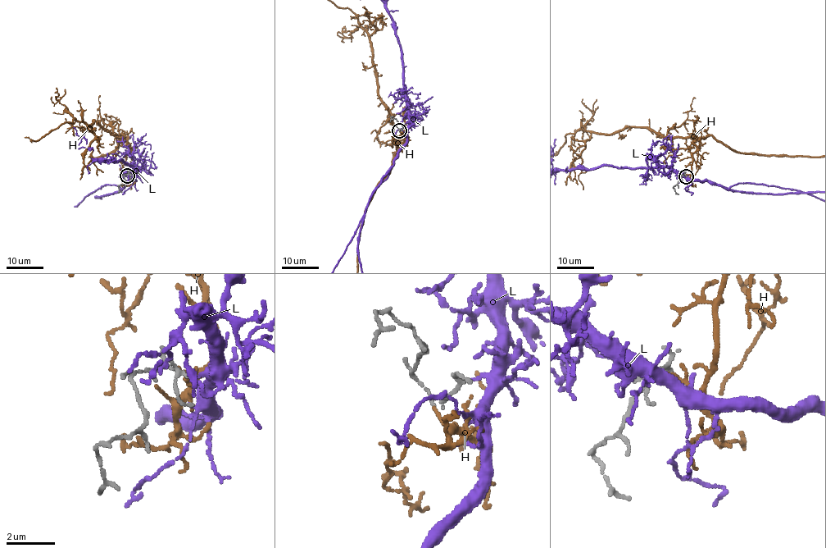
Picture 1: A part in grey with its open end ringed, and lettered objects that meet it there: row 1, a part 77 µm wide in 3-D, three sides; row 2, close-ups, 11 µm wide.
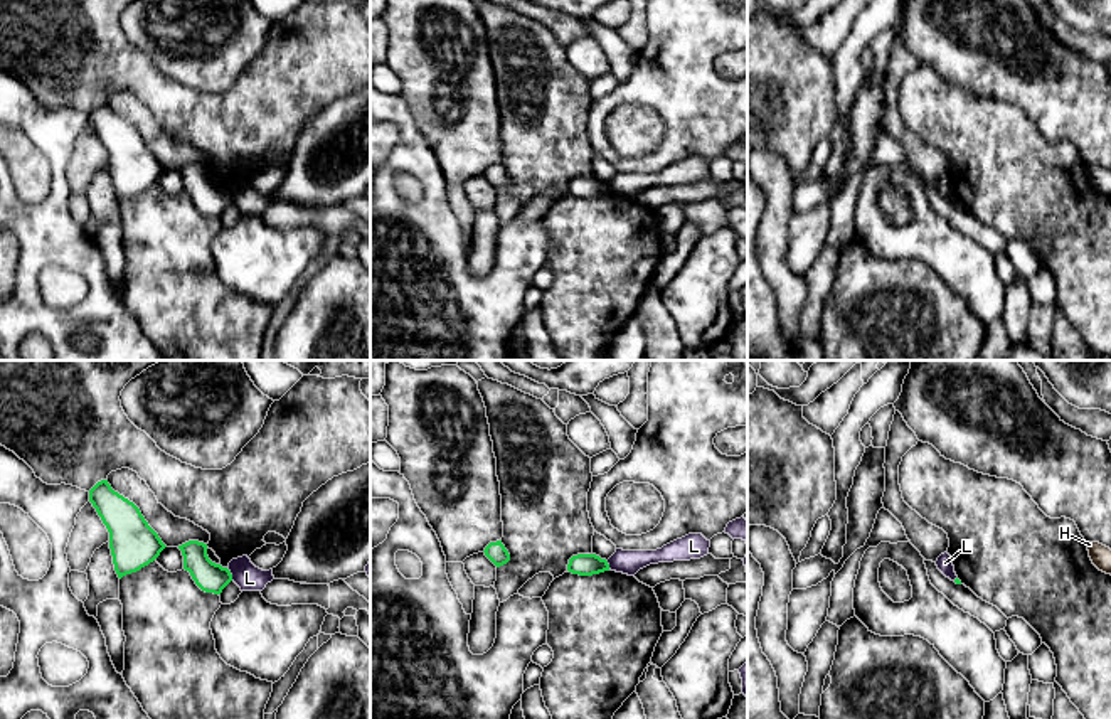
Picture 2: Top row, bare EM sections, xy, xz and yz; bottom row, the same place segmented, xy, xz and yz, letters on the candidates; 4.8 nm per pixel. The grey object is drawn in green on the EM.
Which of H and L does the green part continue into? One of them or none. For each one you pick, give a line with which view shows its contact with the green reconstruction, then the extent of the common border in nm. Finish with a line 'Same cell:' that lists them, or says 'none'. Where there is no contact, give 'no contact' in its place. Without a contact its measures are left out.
H: no contact
Same cell: H

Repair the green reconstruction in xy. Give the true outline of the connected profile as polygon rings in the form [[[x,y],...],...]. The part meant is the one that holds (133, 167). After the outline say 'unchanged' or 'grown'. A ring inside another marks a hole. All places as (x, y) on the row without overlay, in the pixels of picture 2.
[[[108,103],[89,113],[89,125],[109,155],[109,172],[120,202],[153,185],[167,170],[140,131],[114,115]]]; unchanged

